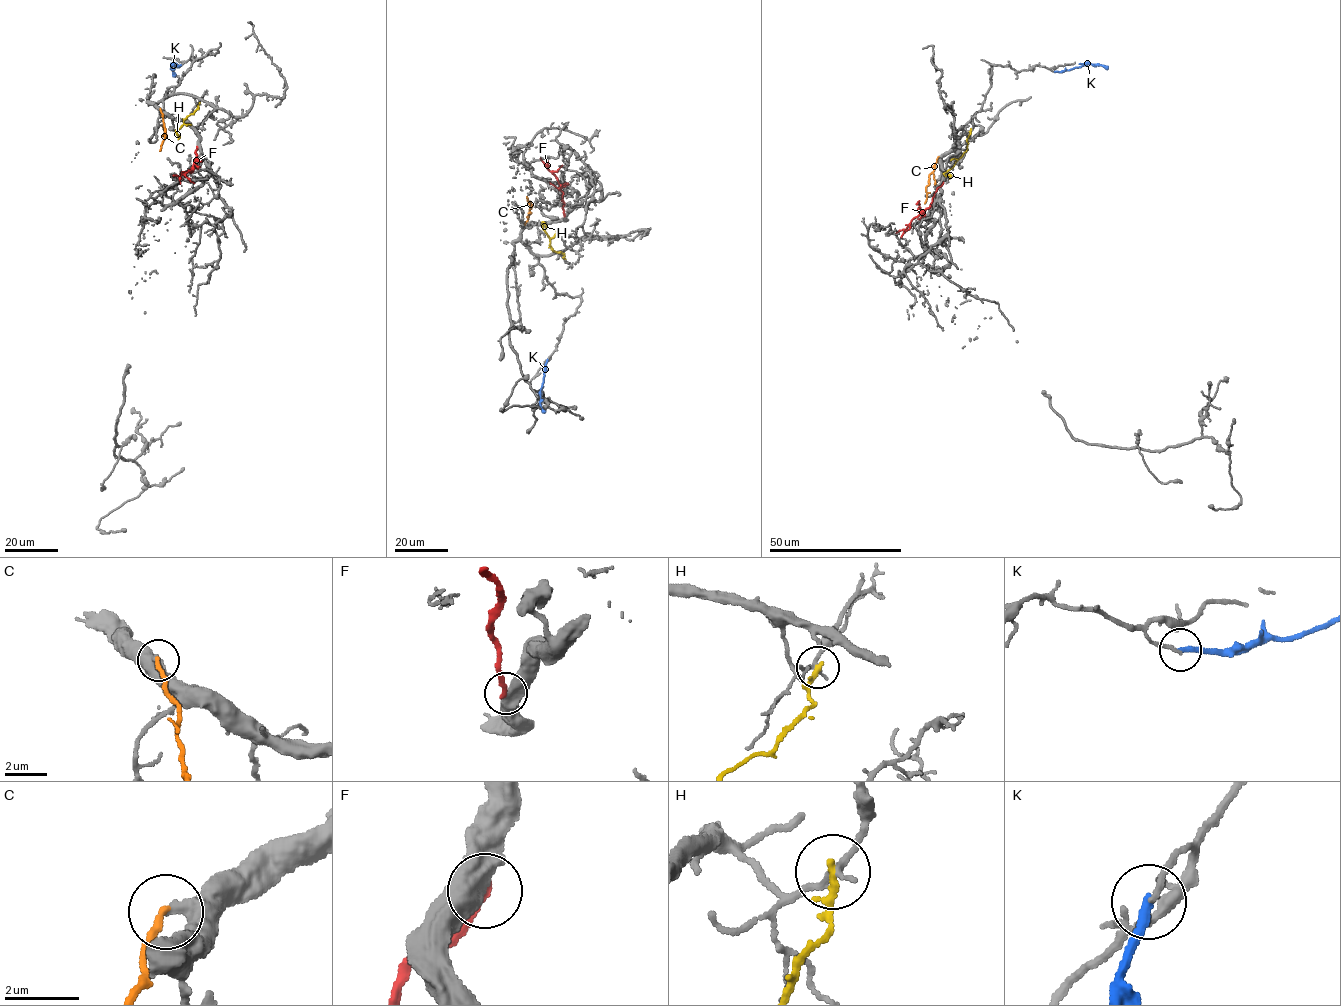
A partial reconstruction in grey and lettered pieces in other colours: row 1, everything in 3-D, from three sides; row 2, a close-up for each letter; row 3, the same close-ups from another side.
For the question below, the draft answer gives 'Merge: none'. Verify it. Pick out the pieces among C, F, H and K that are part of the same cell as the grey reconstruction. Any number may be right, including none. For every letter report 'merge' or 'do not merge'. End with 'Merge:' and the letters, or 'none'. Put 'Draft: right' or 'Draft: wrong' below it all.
C: do not merge
F: do not merge
H: do not merge
K: do not merge
Merge: none
Draft: right

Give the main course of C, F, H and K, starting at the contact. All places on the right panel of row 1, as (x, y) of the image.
C: (938, 157), (929, 175), (924, 203)
F: (943, 182), (928, 208), (914, 217), (905, 229), (896, 233)
H: (971, 129), (967, 150), (945, 173), (949, 179)
K: (1054, 71), (1089, 63), (1108, 67)

